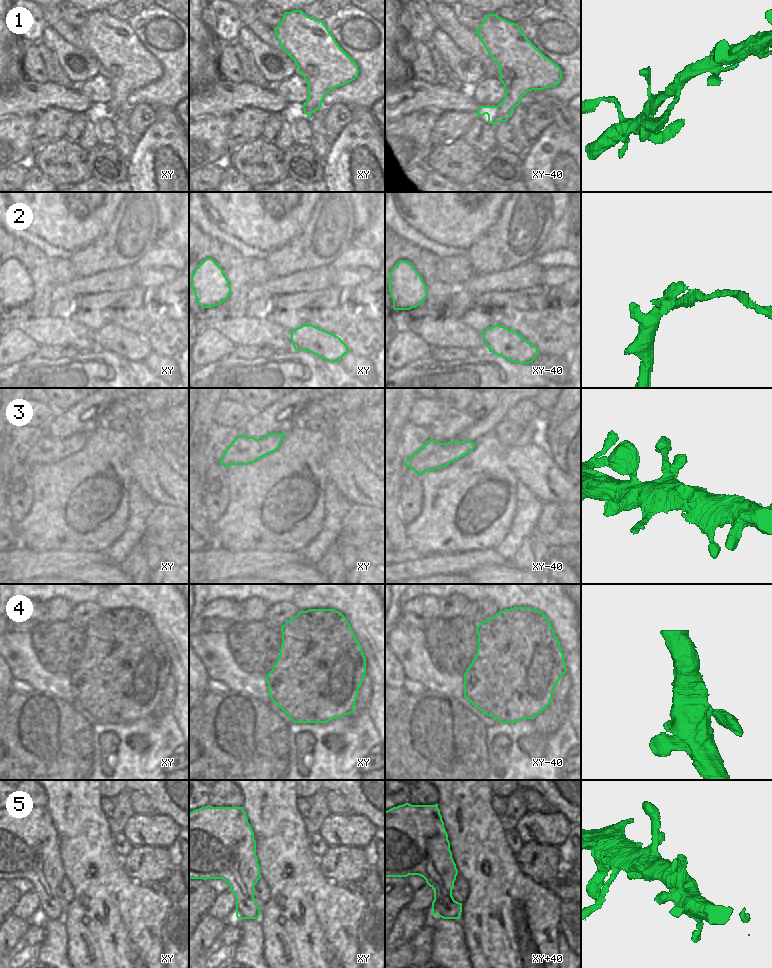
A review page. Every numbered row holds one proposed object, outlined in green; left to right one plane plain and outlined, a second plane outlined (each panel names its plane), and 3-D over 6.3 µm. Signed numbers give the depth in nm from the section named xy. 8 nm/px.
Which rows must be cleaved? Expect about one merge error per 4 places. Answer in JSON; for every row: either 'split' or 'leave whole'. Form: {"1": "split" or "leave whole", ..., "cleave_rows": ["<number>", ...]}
{"1": "leave whole", "2": "split", "3": "leave whole", "4": "split", "5": "leave whole", "cleave_rows": ["2", "4"]}

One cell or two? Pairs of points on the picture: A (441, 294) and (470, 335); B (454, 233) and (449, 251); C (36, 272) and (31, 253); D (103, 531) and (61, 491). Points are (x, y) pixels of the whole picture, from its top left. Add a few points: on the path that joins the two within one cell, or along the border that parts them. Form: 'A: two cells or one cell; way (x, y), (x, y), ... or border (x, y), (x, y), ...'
A: two cells; border (450, 305), (435, 318), (427, 315)
B: two cells; border (428, 237), (444, 245), (451, 245), (466, 250)
C: one cell; way (36, 267), (31, 258)
D: one cell; way (86, 535), (76, 533), (71, 527), (71, 508)

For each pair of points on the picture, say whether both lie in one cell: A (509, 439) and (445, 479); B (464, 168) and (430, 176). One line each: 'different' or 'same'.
A: different
B: different

